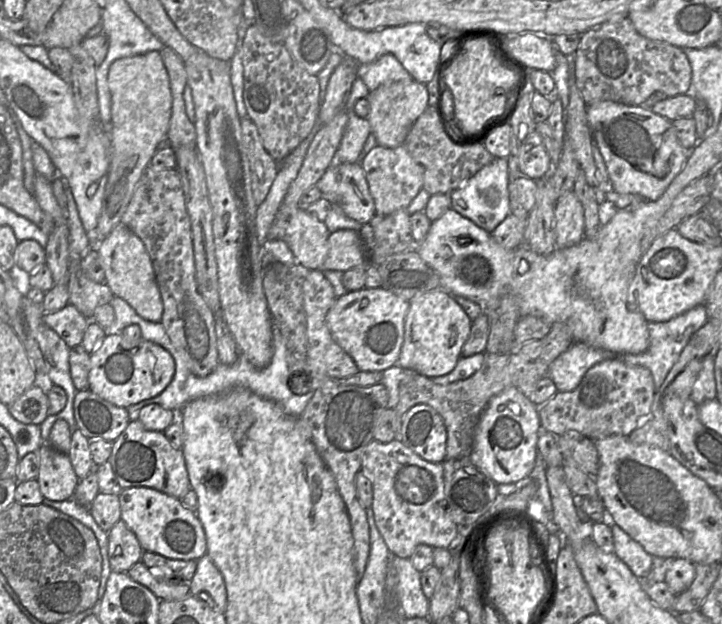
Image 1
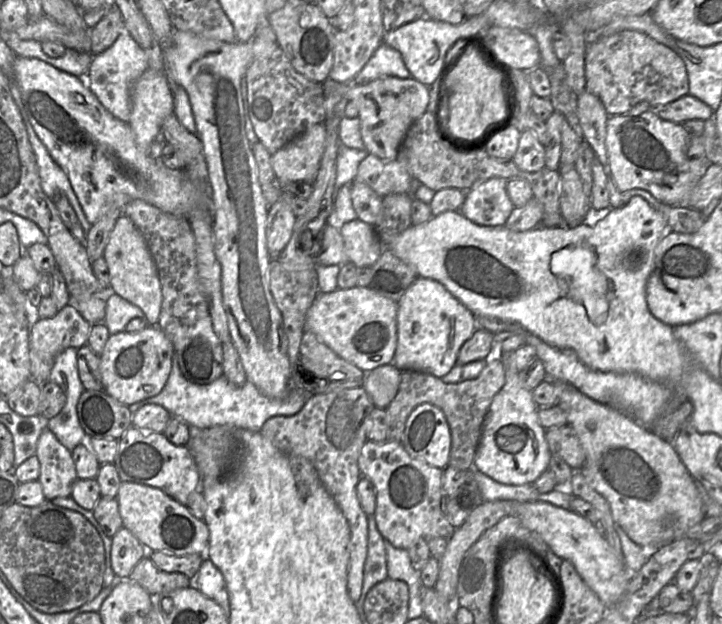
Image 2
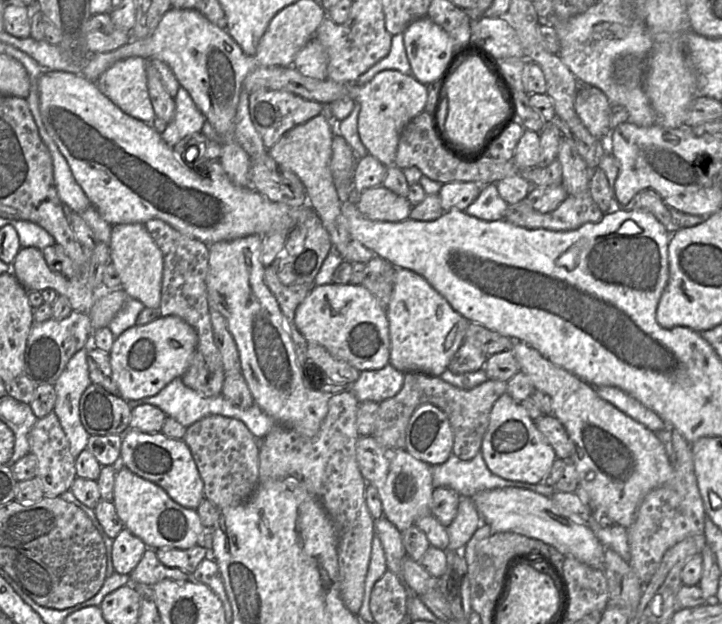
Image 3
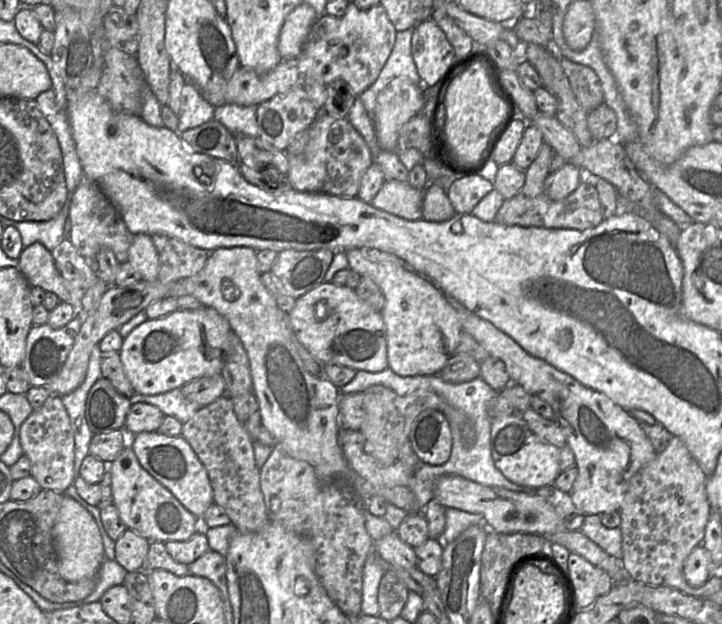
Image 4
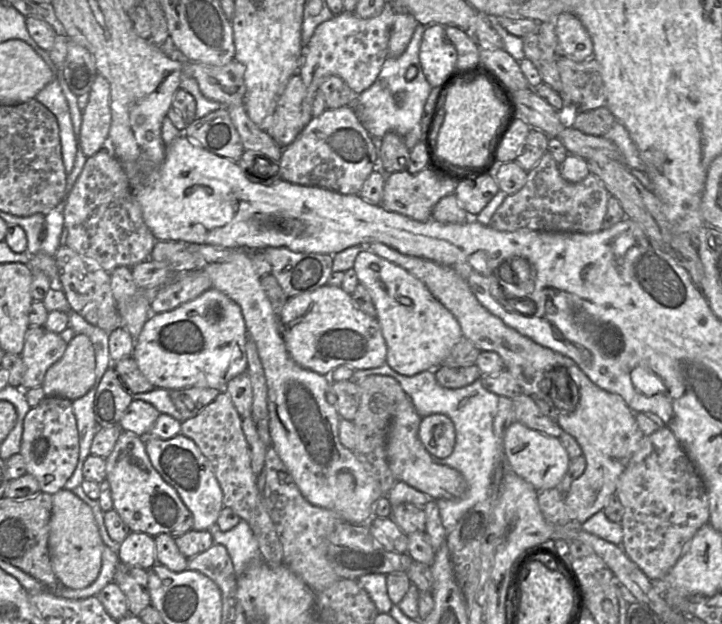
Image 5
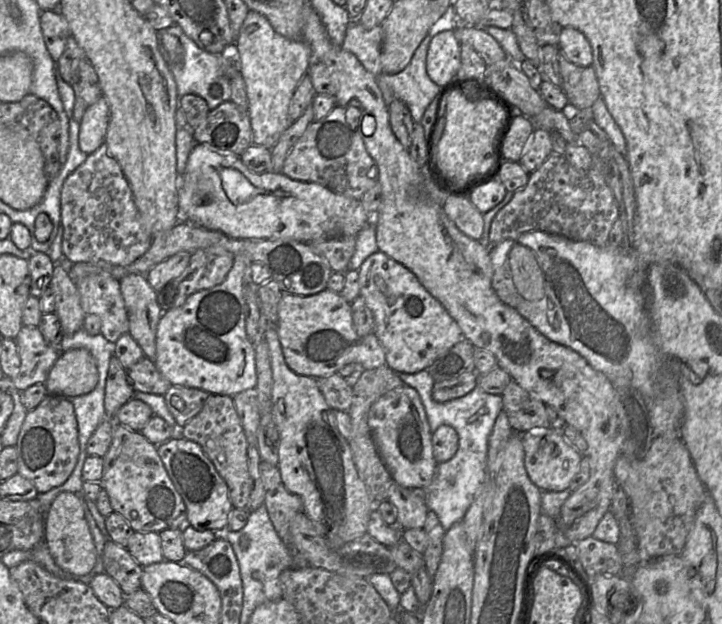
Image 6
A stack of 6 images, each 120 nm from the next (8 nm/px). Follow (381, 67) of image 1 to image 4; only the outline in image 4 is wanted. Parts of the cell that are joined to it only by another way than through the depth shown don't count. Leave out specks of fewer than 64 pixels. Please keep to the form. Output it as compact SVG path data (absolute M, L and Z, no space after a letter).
M413 29L397 31L394 47L377 80L358 96L369 115L374 111L378 93L396 77L407 78L423 89L423 81L411 53L412 34Z

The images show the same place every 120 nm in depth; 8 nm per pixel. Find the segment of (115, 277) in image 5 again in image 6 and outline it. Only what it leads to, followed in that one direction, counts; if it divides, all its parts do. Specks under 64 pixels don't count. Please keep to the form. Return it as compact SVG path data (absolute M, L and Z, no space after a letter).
M129 274L119 282L128 314L129 334L141 347L145 357L154 362L157 328L163 314L157 302L157 292L145 275Z

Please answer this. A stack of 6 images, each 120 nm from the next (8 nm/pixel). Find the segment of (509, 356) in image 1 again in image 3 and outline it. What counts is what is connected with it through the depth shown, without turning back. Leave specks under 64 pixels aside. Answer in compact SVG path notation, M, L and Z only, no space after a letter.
M421 372L404 373L401 390L392 398L379 403L372 436L385 447L405 449L406 428L413 412L423 404L432 404L448 417L454 436L452 453L462 461L472 460L480 452L488 429L490 412L495 402L506 393L507 382L488 379L470 390L463 390L440 377Z

